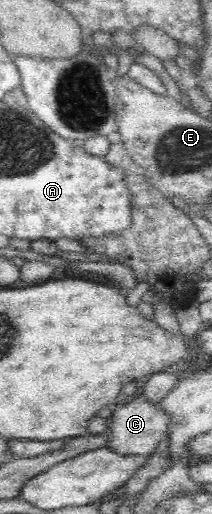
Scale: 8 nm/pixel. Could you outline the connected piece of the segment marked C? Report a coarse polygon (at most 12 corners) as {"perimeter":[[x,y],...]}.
{"perimeter":[[143,395],[113,407],[107,434],[126,456],[147,456],[170,417]]}

